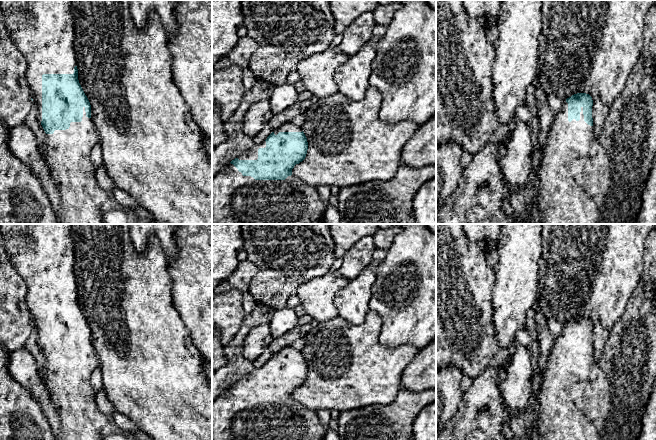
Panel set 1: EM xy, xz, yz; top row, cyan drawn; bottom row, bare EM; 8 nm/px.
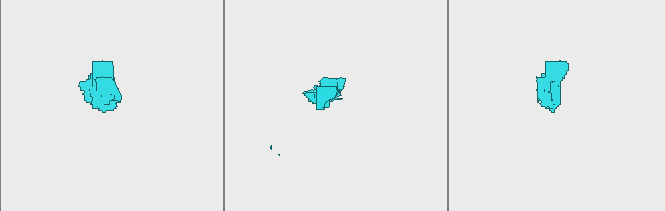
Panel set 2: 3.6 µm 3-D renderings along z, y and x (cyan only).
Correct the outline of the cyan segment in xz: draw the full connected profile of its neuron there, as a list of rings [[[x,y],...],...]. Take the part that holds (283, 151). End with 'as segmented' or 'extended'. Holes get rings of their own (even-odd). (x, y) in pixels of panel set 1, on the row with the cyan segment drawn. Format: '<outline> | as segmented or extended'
[[[286,122],[265,141],[232,160],[212,178],[212,224],[323,224],[326,206],[317,189],[292,175],[292,169],[307,154],[308,142],[302,128]]] | extended

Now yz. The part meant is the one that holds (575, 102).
[[[656,5],[652,6],[644,19],[645,44],[639,61],[633,68],[622,92],[617,96],[608,117],[604,123],[603,133],[596,138],[594,135],[592,106],[593,100],[589,94],[577,93],[563,101],[559,113],[554,116],[545,146],[542,150],[541,165],[534,186],[537,192],[537,220],[539,224],[636,224],[643,201],[643,191],[646,185],[652,163],[656,157]]] | extended

